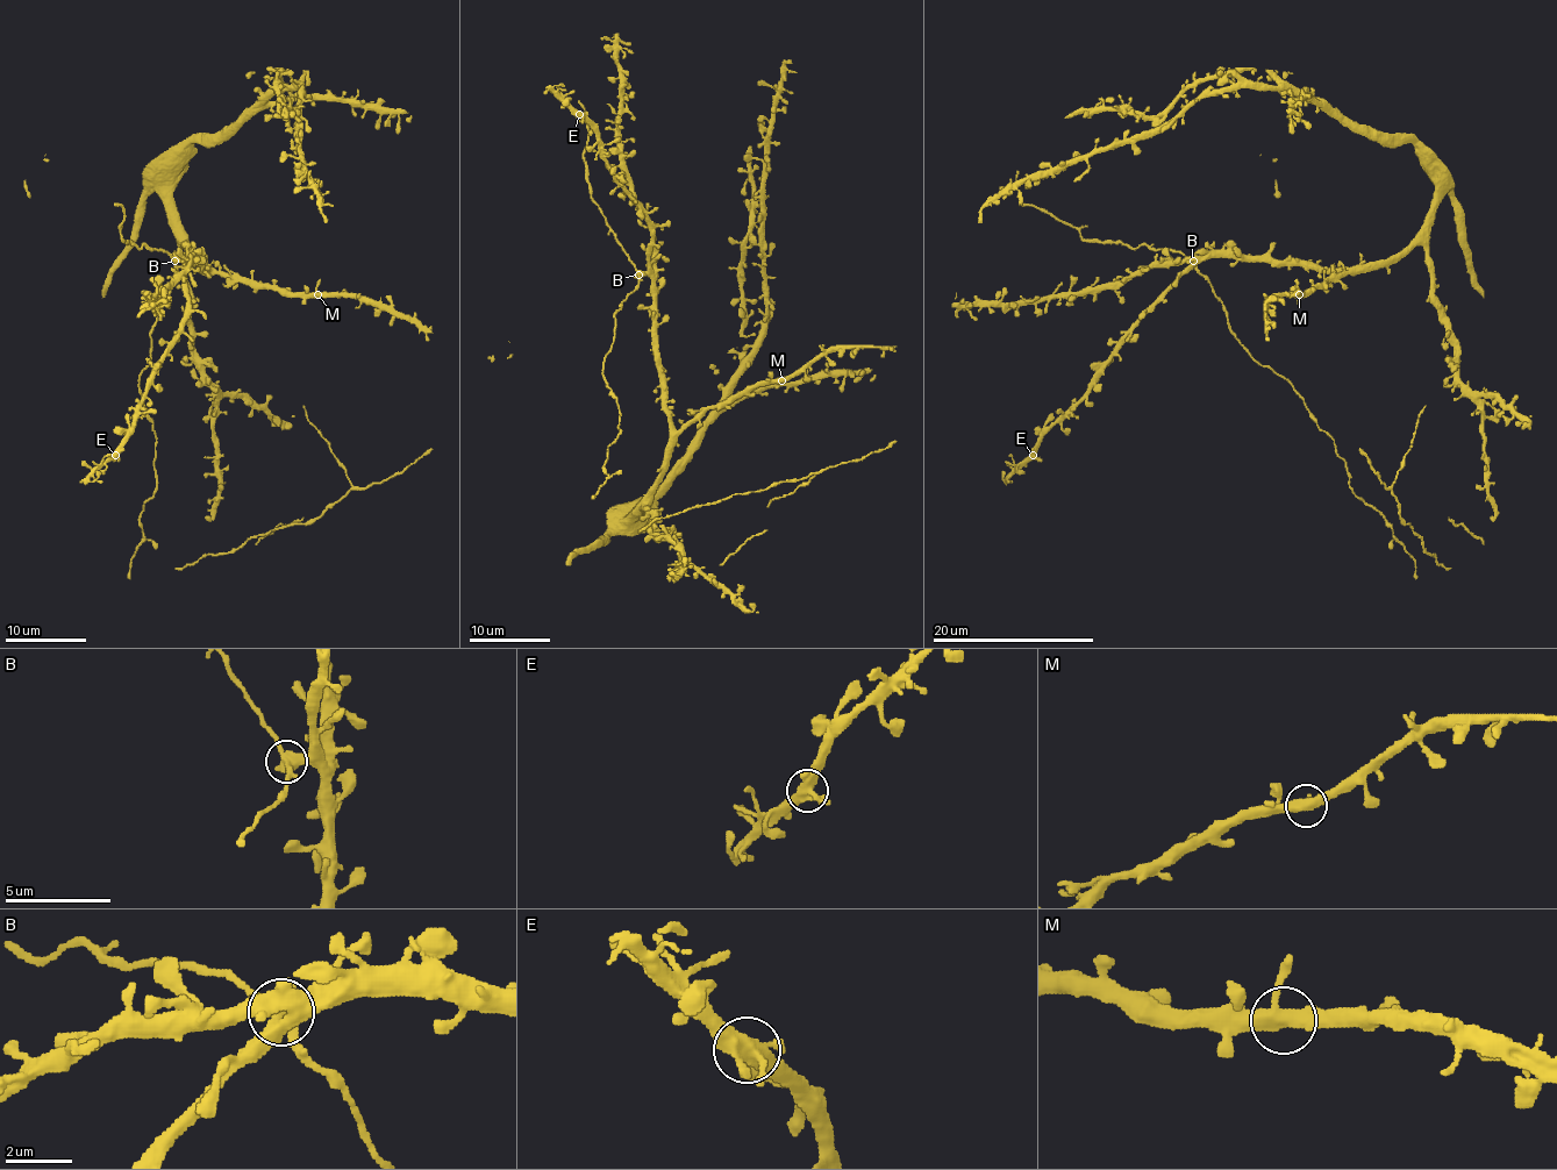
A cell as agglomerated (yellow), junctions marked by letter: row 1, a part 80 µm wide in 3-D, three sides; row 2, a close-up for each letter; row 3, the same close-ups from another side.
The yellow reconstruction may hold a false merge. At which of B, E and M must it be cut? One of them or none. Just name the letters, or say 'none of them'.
none of them

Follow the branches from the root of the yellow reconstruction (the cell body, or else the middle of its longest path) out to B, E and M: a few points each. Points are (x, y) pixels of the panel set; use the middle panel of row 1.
B: (656, 323), (654, 283), (645, 275), (637, 275)
E: (656, 323), (656, 279), (650, 269), (652, 223), (618, 182), (605, 158), (599, 134), (579, 114)
M: (656, 323), (659, 389), (668, 421), (676, 429), (694, 423), (708, 408), (723, 407), (759, 384), (781, 380)

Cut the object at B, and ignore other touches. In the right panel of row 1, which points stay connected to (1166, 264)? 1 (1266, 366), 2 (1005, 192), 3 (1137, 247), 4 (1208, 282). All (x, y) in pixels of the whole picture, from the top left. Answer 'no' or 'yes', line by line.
1: no
2: yes
3: no
4: no

